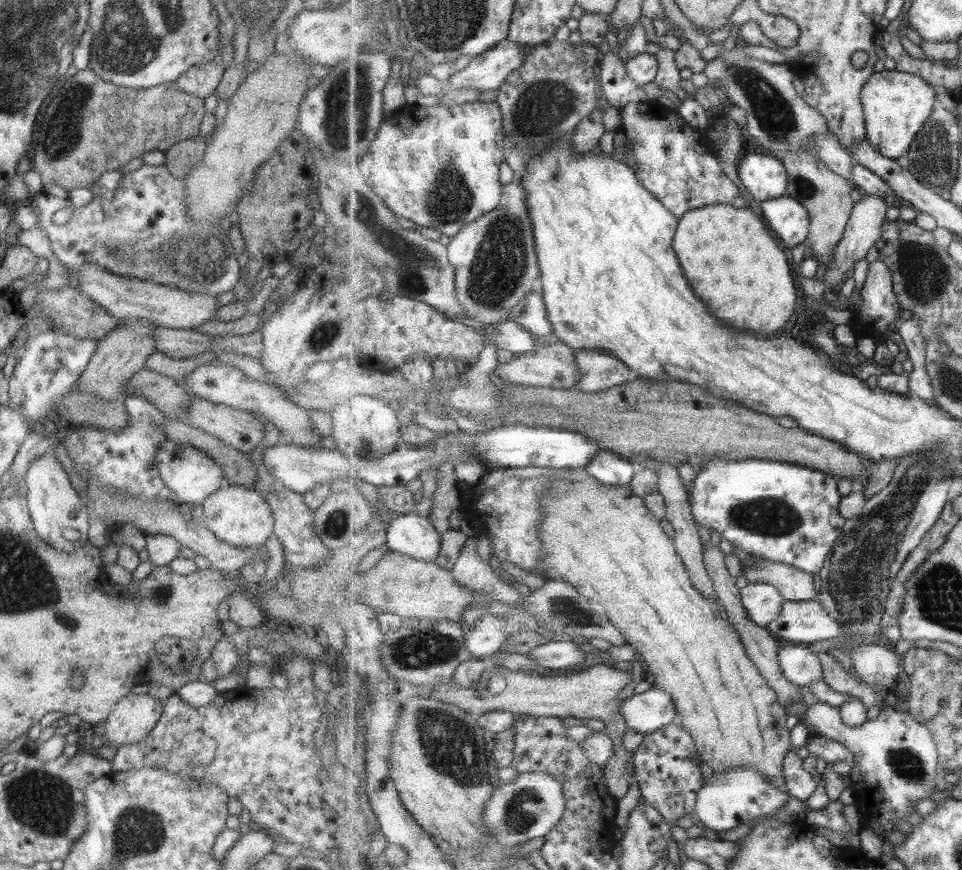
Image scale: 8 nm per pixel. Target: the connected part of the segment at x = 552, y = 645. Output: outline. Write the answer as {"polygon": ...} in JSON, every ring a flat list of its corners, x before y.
{"polygon":[[569,640,550,641,534,649,528,656,545,668,554,670,567,668,572,671,588,665,587,653,582,650,582,646]]}

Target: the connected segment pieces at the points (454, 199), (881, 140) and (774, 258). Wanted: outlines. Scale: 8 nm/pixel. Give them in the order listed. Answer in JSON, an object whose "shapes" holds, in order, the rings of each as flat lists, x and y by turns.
{"shapes":[[[498,100,493,102,475,101,453,105,452,107,446,107,444,103,433,107,410,107,406,108,401,114,386,118,383,122,383,127,380,128,377,140,372,144,371,151,364,159,360,160,361,170,372,188,398,216,413,220,419,227,437,229,448,237,455,238,468,224,472,224,479,218,484,217,484,215,495,211,496,208,500,207,500,203,503,202,504,185,501,180,501,170,503,164,506,162,506,157,504,157,507,151,507,145,504,142,506,137,505,118,503,116,502,105]],[[887,68,877,72,868,82,863,93,863,103,867,113,869,141,884,156,893,159,910,154,916,137,940,105,934,85,922,76]],[[711,204,704,208,688,211,681,219,680,229,675,237,675,249,679,253,684,270,696,294,710,306,714,316,726,320,732,328,756,330,762,334,776,334,788,326,798,310,797,280,790,266,789,254,780,248,779,241,770,234,760,211,751,208,738,208,732,204]]]}

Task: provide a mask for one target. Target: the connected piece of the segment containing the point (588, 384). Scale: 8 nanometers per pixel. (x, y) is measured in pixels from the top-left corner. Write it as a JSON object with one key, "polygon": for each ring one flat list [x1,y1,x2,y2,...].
{"polygon":[[584,348,577,351,577,356,580,366,577,389,582,392,602,392,640,377,624,360,606,350]]}

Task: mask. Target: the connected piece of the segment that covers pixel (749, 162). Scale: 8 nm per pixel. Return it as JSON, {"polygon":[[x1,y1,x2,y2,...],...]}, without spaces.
{"polygon":[[746,154,740,162,740,174,749,192,761,203,788,194,788,167,774,154]]}

